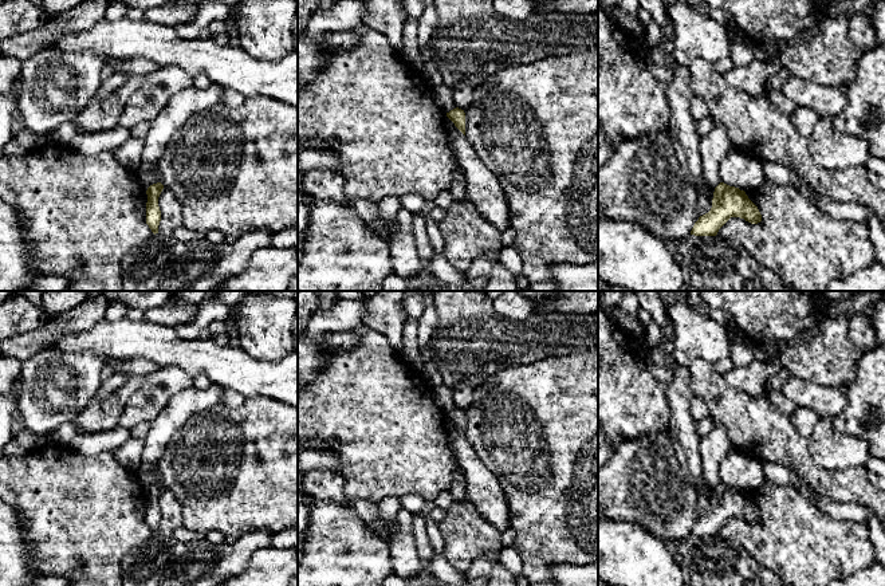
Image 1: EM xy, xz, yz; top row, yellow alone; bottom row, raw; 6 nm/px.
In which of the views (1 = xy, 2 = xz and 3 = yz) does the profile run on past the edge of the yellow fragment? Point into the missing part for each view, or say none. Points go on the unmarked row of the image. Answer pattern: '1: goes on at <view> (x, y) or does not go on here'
1: does not go on here
2: does not go on here
3: does not go on here

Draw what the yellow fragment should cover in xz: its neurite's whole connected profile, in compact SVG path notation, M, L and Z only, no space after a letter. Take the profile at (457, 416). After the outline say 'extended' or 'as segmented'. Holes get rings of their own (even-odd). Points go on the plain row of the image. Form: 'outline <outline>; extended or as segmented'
outline M456 408L447 413L447 417L455 424L455 426L465 436L465 413Z; as segmented

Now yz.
outline M720 483L715 488L711 511L699 518L691 535L716 536L731 518L740 518L751 524L762 522L758 507L748 499L744 491Z; as segmented

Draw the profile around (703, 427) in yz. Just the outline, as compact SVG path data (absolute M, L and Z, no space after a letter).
M712 417L700 420L700 421L695 421L695 428L697 434L701 437L705 437L708 433L711 433L715 428L715 421Z

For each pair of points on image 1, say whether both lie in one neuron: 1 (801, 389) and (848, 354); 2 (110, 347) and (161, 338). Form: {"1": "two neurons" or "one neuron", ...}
{"1": "two neurons", "2": "one neuron"}

